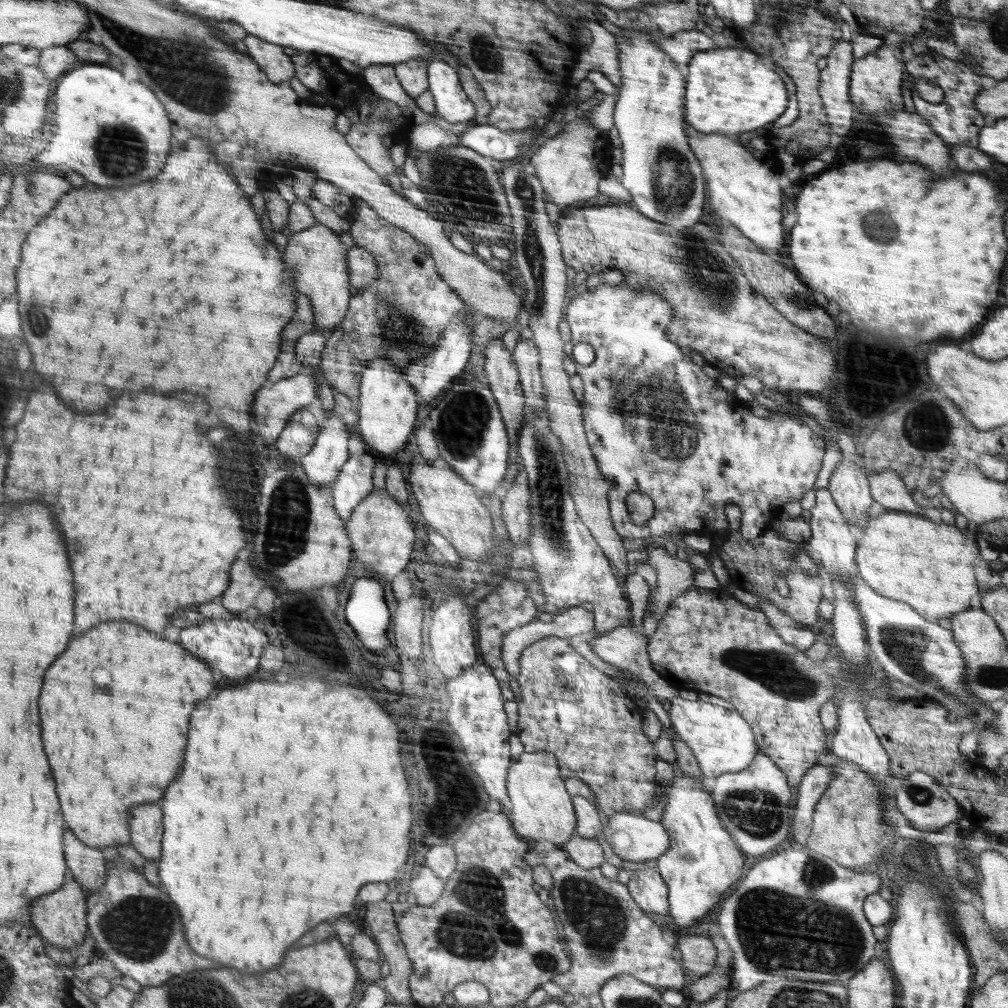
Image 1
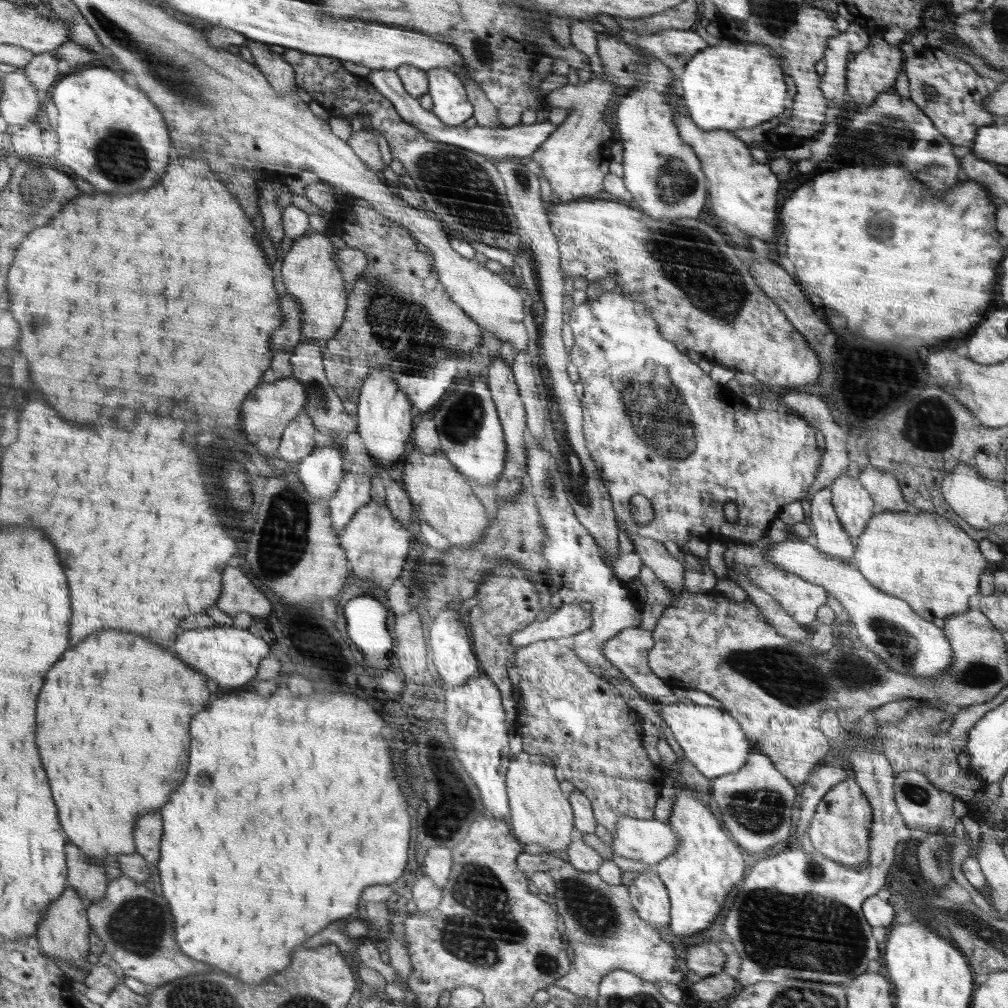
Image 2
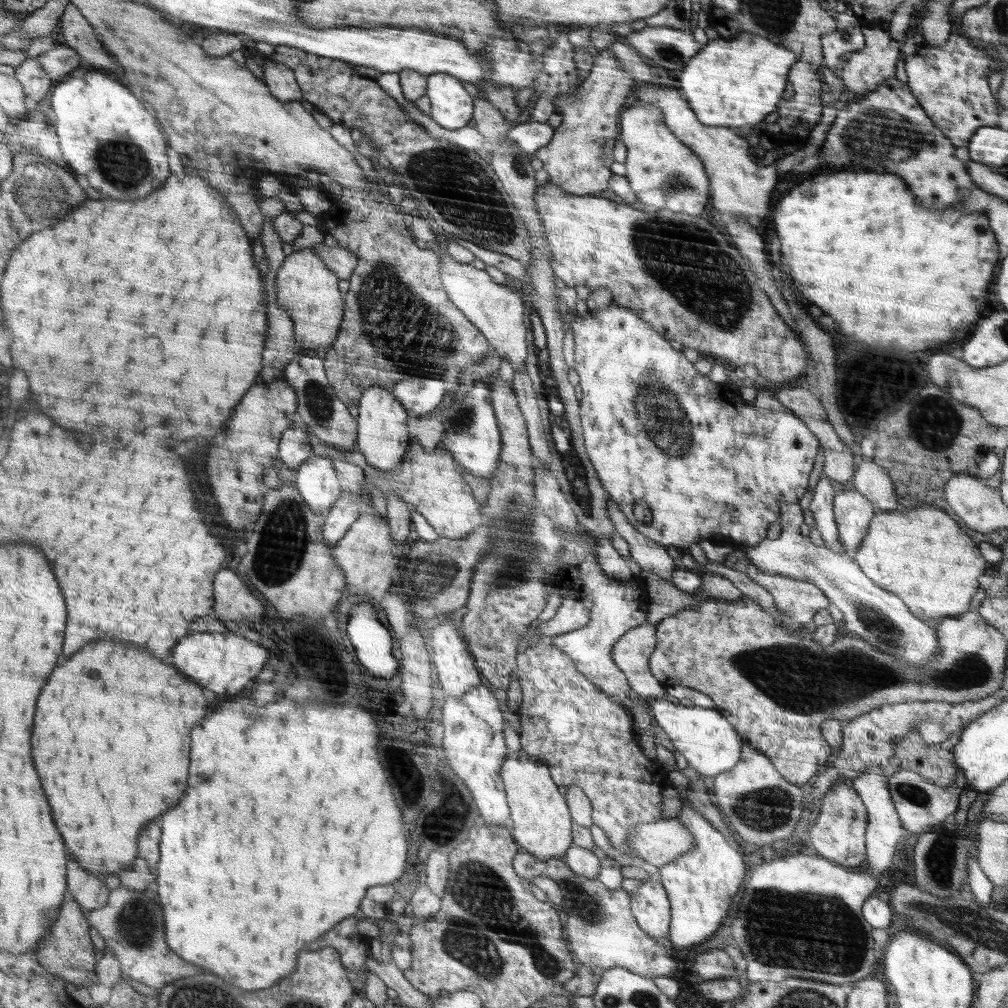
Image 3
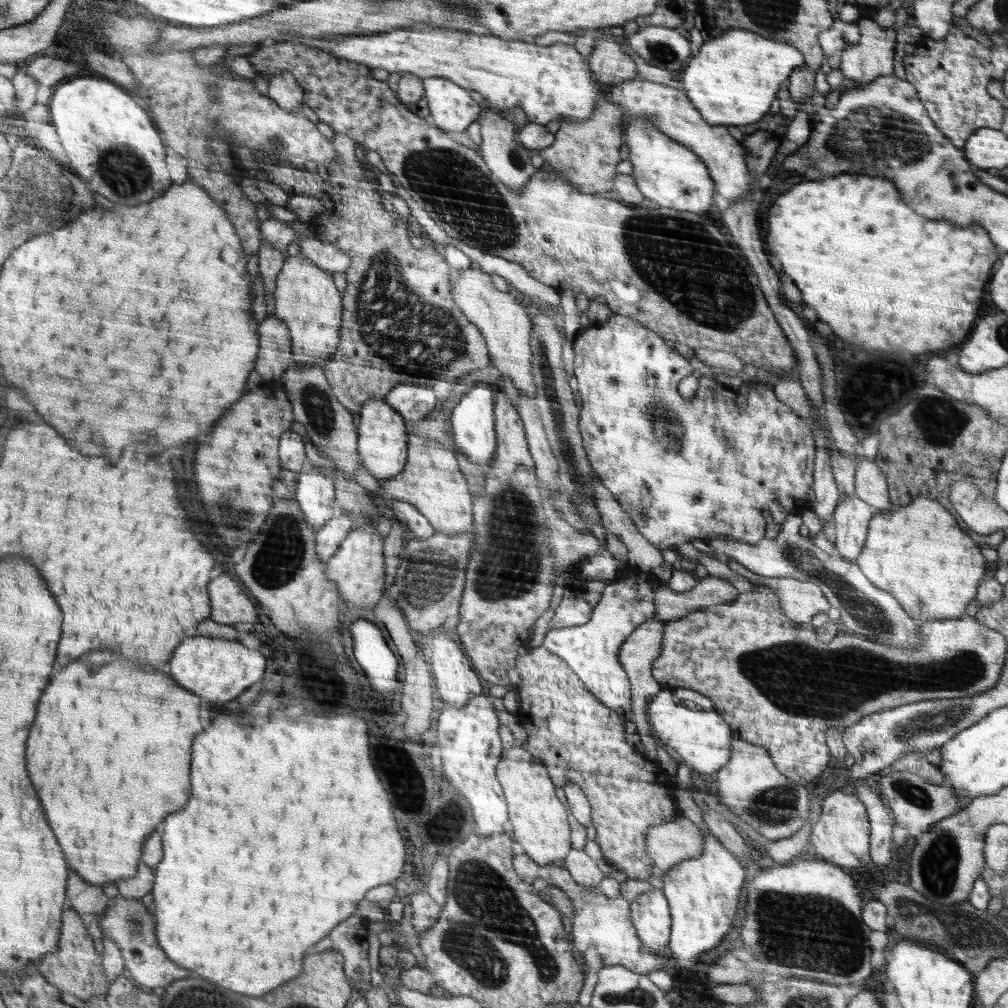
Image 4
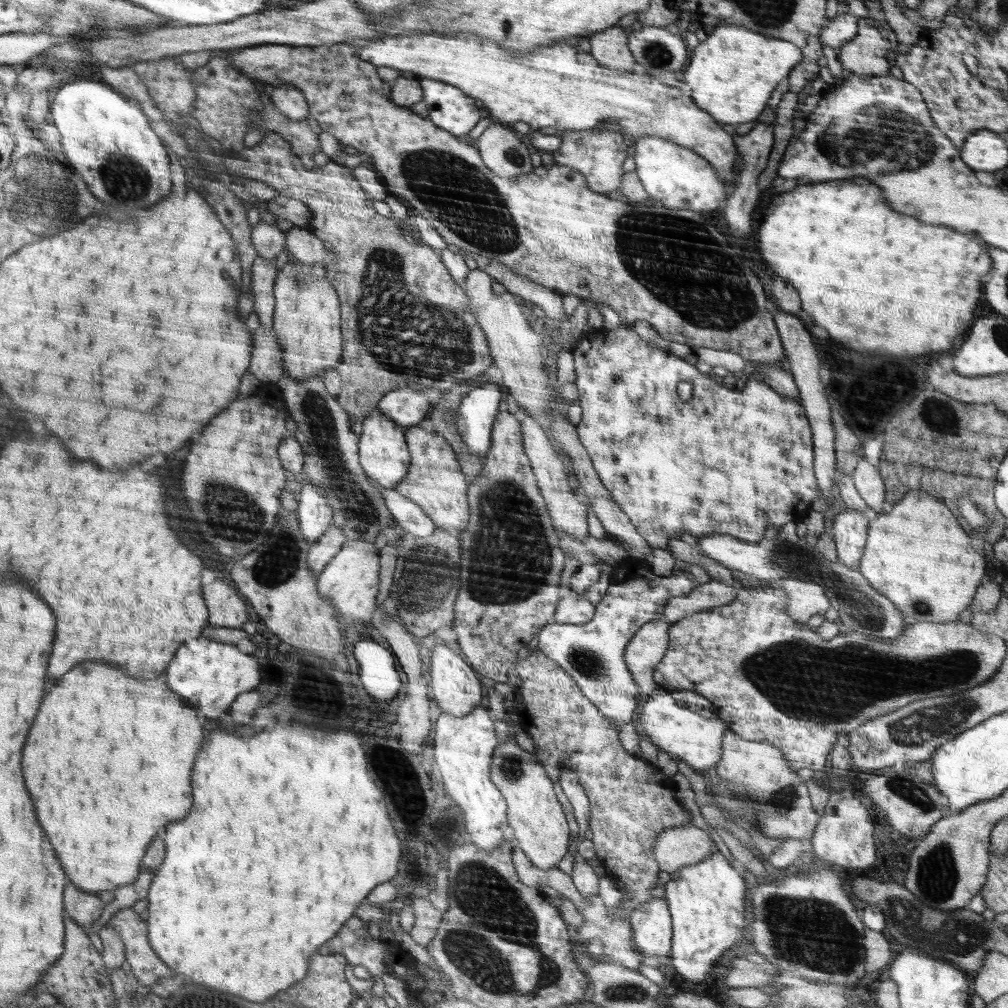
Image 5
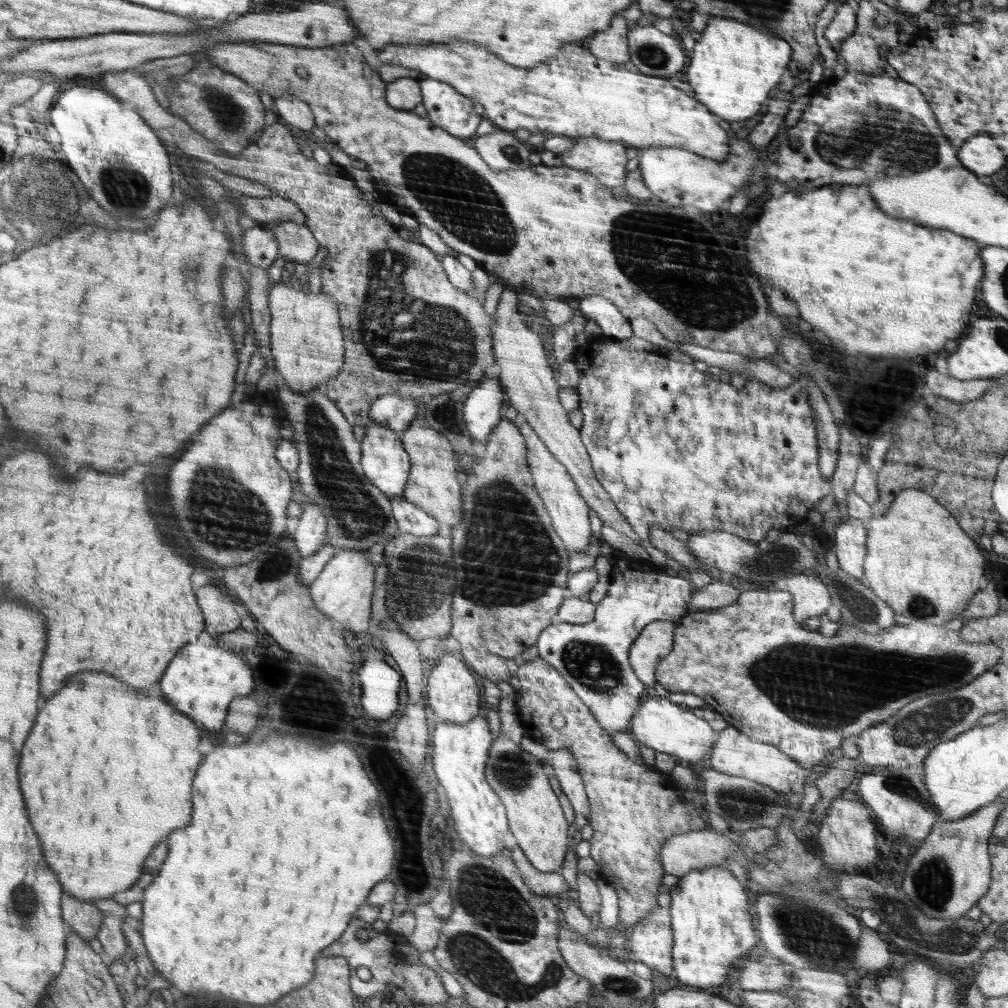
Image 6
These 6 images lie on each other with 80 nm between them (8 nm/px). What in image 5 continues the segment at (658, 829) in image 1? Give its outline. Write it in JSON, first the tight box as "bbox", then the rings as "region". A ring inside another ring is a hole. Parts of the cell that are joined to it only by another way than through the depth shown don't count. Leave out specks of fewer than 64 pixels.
{"bbox":[653,826,717,872],"region":[[[693,826],[674,827],[658,834],[653,855],[664,872],[692,866],[710,857],[717,850],[708,832]]]}

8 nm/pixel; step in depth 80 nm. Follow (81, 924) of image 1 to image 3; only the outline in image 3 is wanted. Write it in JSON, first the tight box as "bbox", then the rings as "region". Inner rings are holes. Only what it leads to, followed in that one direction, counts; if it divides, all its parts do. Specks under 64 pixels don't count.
{"bbox":[37,898,97,986],"region":[[[67,898],[56,920],[49,936],[43,938],[39,944],[37,958],[41,966],[45,967],[46,972],[55,974],[74,986],[92,986],[97,982],[97,972],[92,972],[94,968],[97,968],[96,958],[94,958],[94,948],[92,948],[90,934],[88,934],[88,928],[91,926],[88,926],[88,920],[80,912],[80,905],[73,898]],[[66,970],[82,970],[82,972],[66,972]]]}

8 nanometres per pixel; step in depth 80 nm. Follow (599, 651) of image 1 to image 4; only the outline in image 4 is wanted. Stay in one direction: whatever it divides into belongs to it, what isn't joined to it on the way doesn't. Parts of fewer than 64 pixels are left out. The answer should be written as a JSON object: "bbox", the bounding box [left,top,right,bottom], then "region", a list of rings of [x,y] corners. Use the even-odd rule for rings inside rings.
{"bbox":[620,620,664,761],"region":[[[653,620],[646,621],[644,625],[640,625],[628,638],[625,644],[621,646],[620,661],[625,667],[626,674],[630,677],[630,682],[633,683],[633,707],[634,714],[631,721],[636,724],[637,733],[640,735],[641,743],[644,745],[646,757],[650,761],[657,761],[658,743],[652,735],[652,725],[647,719],[648,703],[651,697],[656,696],[661,692],[661,683],[653,677],[653,662],[656,661],[662,652],[662,634],[664,632],[664,621]]]}

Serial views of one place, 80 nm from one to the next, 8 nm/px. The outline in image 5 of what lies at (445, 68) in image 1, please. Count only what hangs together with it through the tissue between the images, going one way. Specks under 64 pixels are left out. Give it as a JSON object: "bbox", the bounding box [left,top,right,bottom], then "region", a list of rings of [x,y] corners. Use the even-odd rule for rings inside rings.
{"bbox":[420,78,480,138],"region":[[[421,78],[420,83],[429,110],[427,118],[433,123],[460,138],[478,124],[480,110],[461,87],[438,79]]]}

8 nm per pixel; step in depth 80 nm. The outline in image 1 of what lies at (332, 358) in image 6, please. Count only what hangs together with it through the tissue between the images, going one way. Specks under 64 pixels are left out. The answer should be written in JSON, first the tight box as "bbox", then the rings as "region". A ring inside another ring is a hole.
{"bbox":[283,222,353,335],"region":[[[318,222],[300,232],[292,232],[283,250],[286,268],[293,270],[293,285],[312,303],[314,330],[328,335],[344,321],[353,298],[350,293],[352,283],[349,281],[348,249],[339,237],[340,234]]]}

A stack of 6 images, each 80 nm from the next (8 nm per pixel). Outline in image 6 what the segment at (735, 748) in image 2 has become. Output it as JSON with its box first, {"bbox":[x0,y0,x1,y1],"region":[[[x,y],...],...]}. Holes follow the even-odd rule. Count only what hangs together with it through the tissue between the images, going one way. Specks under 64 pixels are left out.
{"bbox":[628,694,714,768],"region":[[[650,694],[643,701],[641,709],[630,721],[628,731],[638,745],[648,746],[656,752],[674,755],[682,763],[689,764],[694,768],[701,767],[704,756],[712,754],[714,740],[712,740],[712,726],[708,721],[694,716],[692,712],[680,708],[680,705],[670,702],[668,697],[660,697]]]}

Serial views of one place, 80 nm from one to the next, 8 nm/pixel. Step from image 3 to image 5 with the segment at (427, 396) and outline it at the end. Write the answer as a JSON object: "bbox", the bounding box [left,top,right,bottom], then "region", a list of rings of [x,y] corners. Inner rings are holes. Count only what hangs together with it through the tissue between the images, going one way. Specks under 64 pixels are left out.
{"bbox":[377,388,430,429],"region":[[[398,388],[378,401],[377,410],[387,414],[402,429],[416,426],[427,418],[426,410],[430,410],[430,402],[424,398],[422,390]]]}

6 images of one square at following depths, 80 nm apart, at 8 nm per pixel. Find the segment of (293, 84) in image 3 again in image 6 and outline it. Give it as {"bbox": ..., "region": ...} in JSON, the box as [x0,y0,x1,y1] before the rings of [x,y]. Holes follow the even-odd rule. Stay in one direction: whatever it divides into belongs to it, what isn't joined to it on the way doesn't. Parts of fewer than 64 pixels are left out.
{"bbox":[274,94,315,131],"region":[[[292,94],[275,98],[274,101],[278,111],[278,118],[283,124],[288,124],[304,131],[312,131],[315,126],[315,118],[311,108],[305,101],[292,96]]]}

